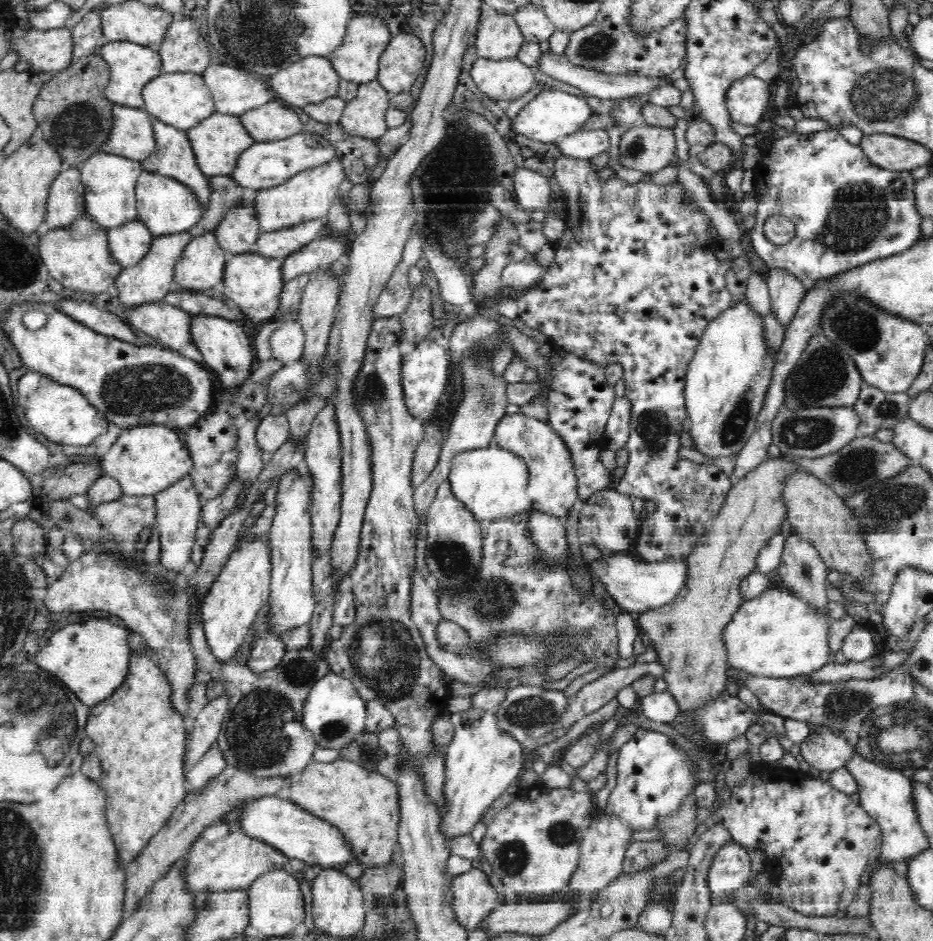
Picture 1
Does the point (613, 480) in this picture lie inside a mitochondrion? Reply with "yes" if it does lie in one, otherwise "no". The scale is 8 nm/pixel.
no

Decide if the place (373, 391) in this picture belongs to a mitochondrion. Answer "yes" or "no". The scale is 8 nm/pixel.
yes

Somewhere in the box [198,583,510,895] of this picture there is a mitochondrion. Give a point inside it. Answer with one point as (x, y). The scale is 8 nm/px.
(259, 735)

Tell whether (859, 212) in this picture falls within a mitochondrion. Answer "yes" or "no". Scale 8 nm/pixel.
yes

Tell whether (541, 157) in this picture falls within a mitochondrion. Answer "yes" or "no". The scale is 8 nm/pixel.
no

